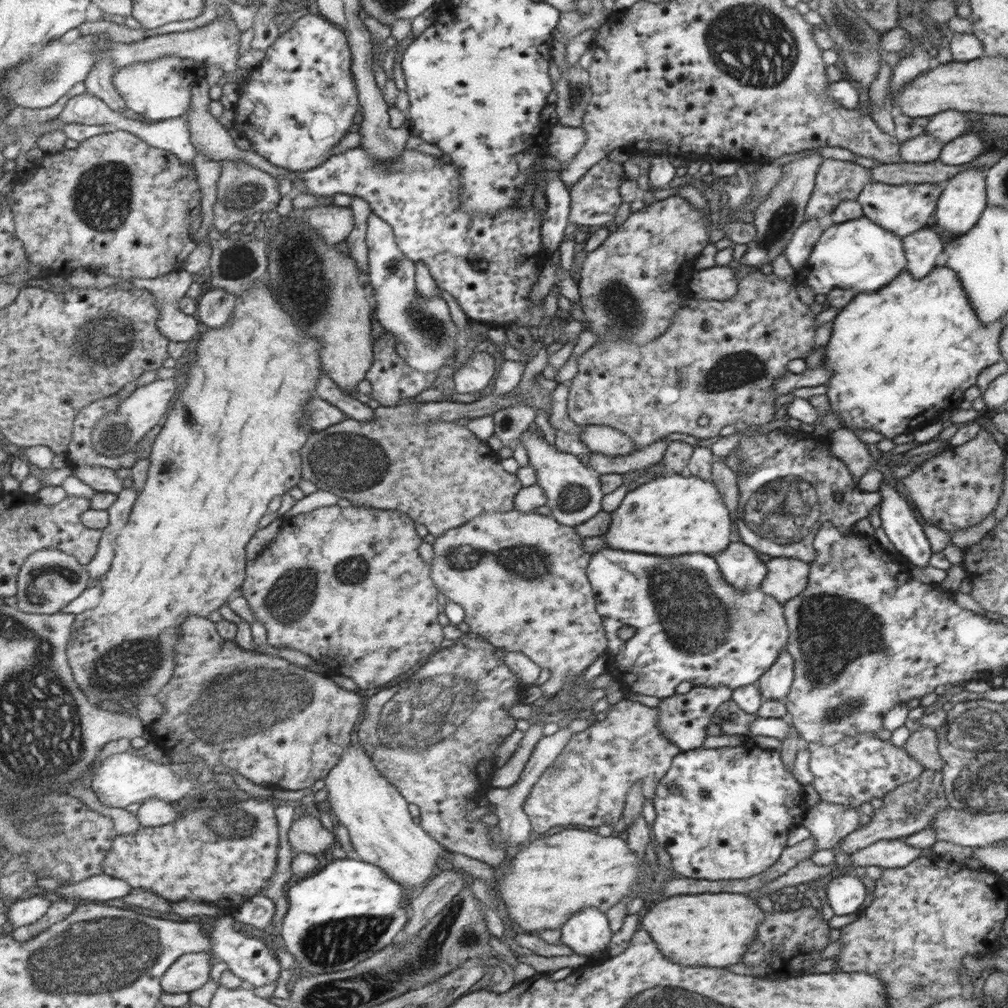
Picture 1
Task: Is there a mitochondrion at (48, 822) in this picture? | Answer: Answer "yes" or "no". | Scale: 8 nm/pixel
yes

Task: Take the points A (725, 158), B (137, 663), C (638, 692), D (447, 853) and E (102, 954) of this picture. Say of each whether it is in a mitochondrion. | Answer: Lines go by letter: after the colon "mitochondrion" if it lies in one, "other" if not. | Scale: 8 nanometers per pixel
A: other
B: mitochondrion
C: other
D: other
E: mitochondrion

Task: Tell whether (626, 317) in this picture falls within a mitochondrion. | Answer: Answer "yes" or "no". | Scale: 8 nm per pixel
yes

